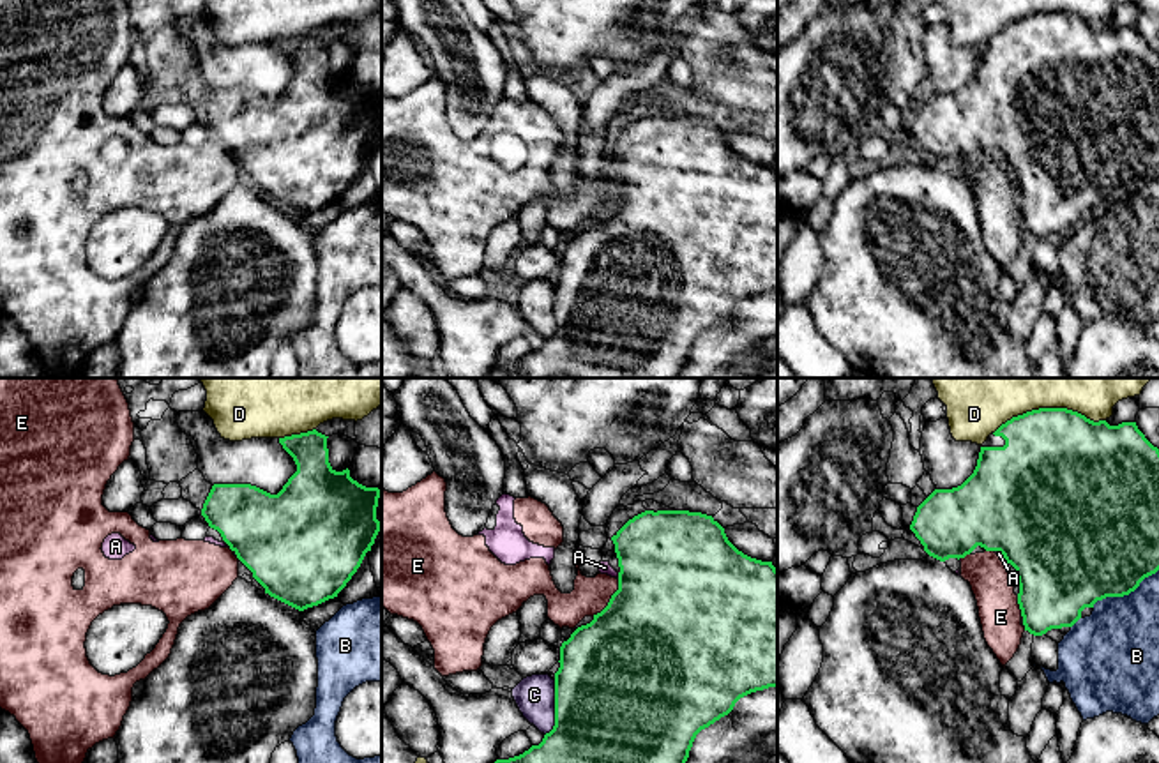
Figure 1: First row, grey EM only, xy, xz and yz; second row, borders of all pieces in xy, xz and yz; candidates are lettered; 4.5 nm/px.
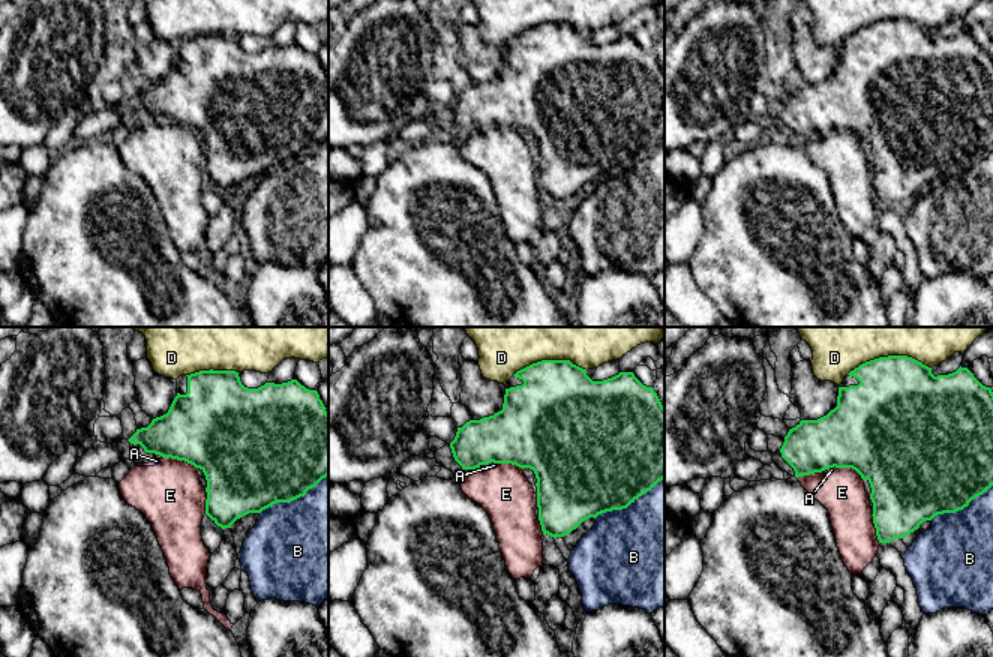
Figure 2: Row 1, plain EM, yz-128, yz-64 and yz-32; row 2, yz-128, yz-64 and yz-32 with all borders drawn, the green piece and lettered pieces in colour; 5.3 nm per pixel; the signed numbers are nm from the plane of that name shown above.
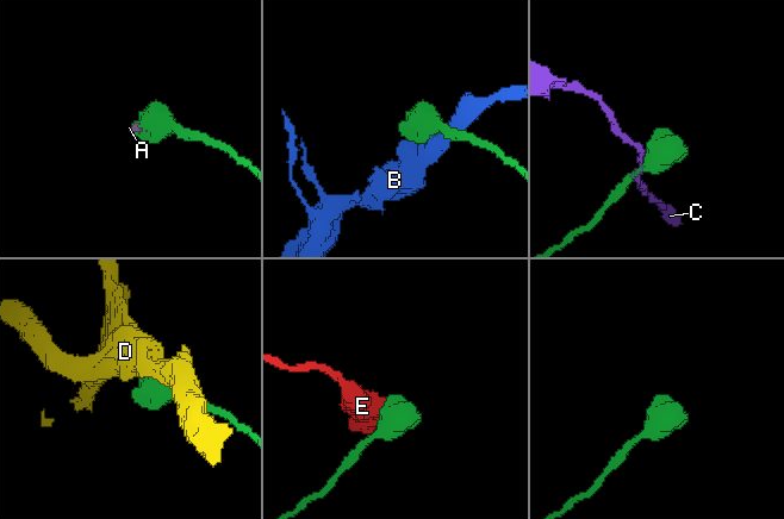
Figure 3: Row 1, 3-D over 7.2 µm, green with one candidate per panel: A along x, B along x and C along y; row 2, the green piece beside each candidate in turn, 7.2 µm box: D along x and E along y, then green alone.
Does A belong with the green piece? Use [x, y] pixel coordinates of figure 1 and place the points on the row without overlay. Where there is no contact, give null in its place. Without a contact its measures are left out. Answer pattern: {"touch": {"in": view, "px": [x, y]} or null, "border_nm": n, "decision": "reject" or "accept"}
{"touch": {"in": "xz", "px": [619, 181]}, "border_nm": 30, "decision": "accept"}

